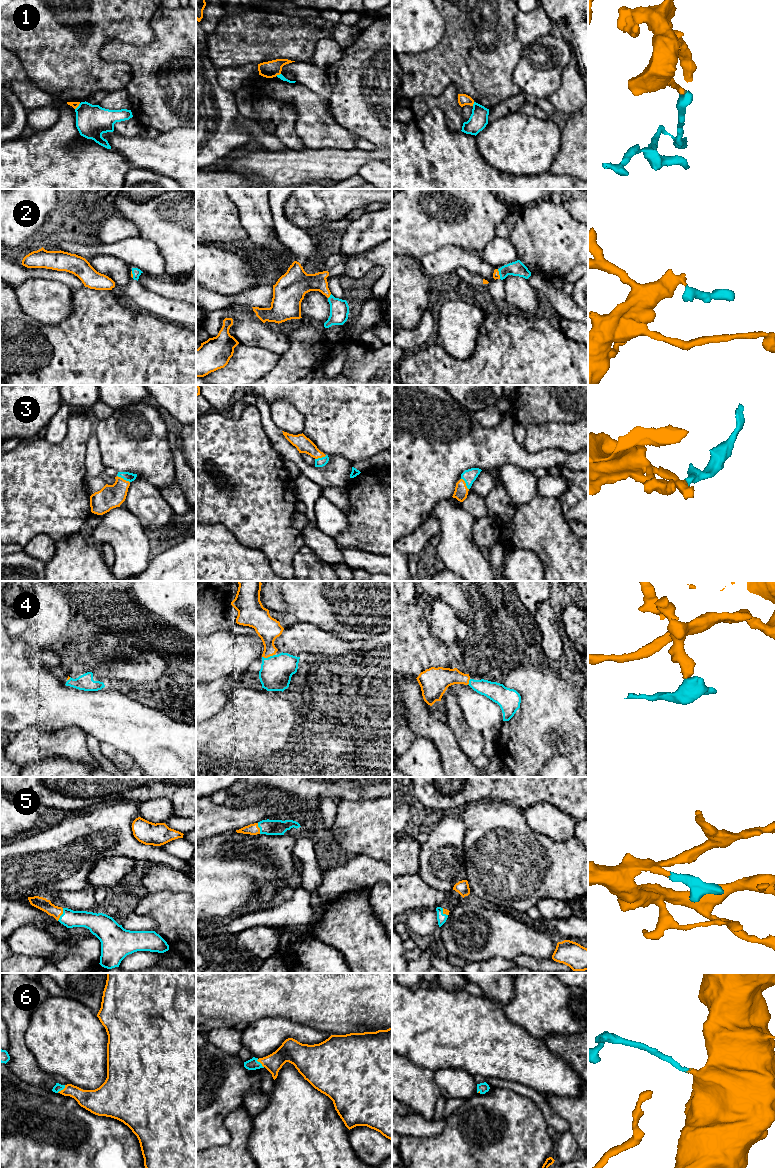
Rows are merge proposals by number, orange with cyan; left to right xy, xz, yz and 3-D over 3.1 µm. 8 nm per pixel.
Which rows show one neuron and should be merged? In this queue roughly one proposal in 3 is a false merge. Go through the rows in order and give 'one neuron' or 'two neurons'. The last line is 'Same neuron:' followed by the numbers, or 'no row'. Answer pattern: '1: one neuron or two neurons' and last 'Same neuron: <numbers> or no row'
1: two neurons
2: one neuron
3: one neuron
4: one neuron
5: one neuron
6: one neuron
Same neuron: 2, 3, 4, 5, 6

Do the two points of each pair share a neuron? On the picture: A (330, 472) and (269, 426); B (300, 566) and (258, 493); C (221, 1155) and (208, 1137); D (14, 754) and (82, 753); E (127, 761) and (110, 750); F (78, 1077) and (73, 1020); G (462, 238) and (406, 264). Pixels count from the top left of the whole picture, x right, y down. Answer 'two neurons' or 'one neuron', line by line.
A: one neuron
B: two neurons
C: two neurons
D: one neuron
E: one neuron
F: one neuron
G: two neurons

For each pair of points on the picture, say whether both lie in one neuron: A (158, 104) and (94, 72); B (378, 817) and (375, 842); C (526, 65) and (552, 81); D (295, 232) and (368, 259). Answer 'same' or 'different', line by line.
A: different
B: same
C: same
D: same

